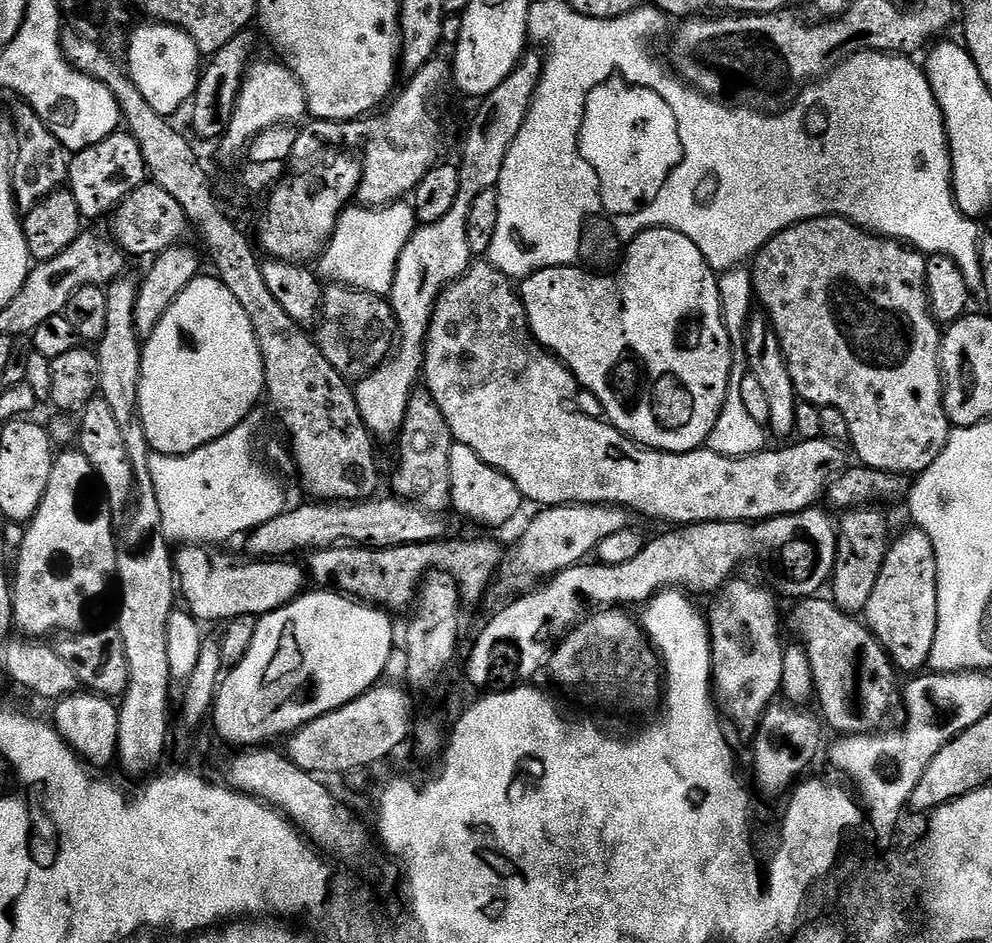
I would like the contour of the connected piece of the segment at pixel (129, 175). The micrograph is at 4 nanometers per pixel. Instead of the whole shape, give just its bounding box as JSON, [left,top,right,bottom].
[67,130,146,221]

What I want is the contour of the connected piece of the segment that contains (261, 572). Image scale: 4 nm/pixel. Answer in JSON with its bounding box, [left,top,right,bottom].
[174,544,306,622]

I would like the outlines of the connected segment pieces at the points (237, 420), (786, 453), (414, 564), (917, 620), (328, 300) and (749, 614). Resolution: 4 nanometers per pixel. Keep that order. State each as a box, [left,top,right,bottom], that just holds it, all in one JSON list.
[[138,274,264,456],[422,262,849,526],[306,540,506,610],[862,526,938,674],[314,283,397,382],[706,578,786,738]]

